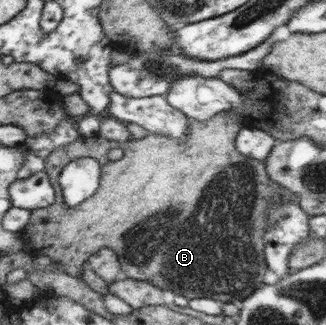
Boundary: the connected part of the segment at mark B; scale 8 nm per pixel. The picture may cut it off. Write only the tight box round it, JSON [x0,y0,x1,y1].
[26,110,294,299]

